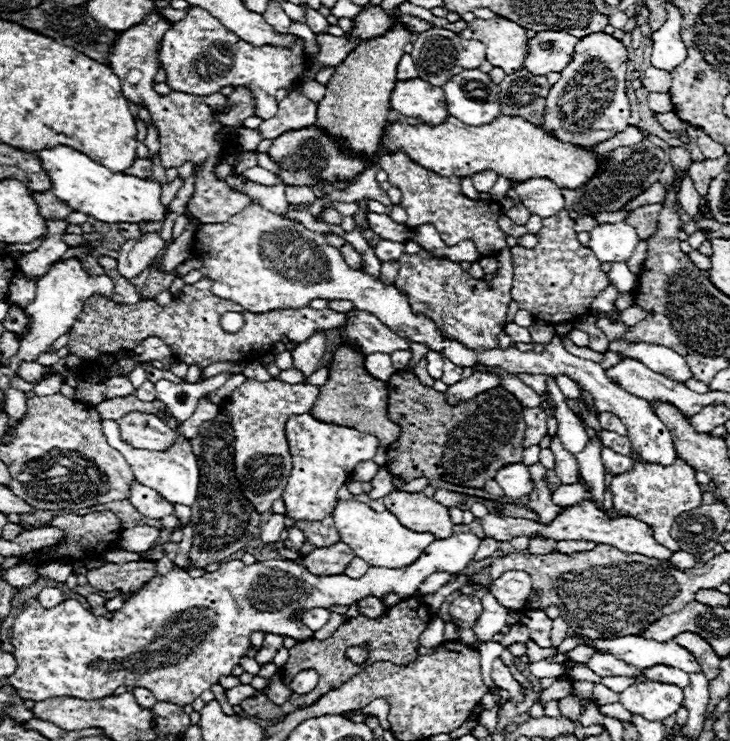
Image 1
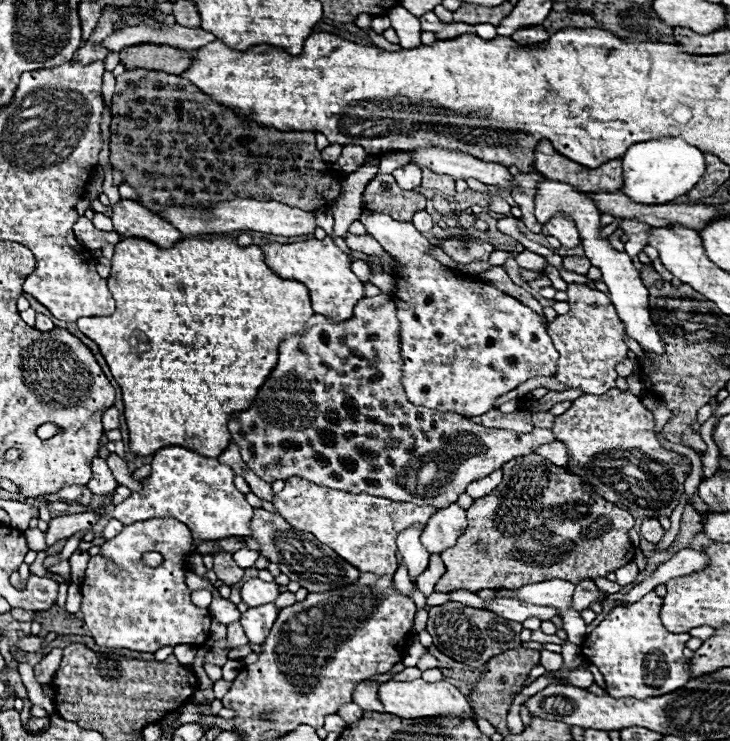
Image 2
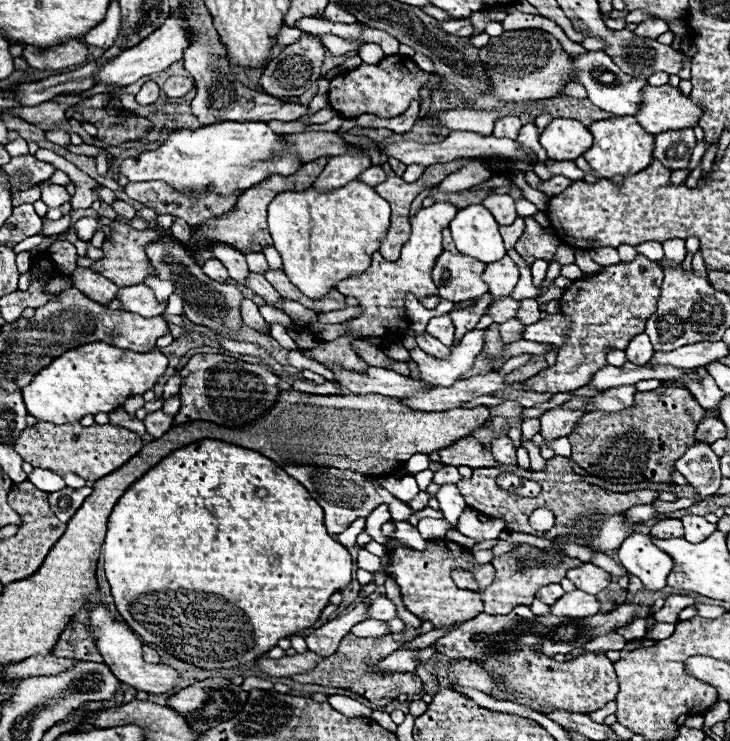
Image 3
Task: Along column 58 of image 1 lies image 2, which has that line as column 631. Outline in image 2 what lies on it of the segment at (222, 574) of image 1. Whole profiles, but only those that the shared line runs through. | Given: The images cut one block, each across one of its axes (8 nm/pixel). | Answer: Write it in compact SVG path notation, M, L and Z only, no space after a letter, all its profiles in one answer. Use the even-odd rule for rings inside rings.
M648 592L646 596L642 596L636 604L616 606L580 644L582 656L602 672L608 696L616 696L616 698L632 696L640 700L650 696L662 696L662 694L674 692L676 688L682 688L692 678L692 672L688 668L688 658L682 654L690 636L668 632L660 622L660 616L658 616L660 608L662 608L662 598L656 596L654 592Z

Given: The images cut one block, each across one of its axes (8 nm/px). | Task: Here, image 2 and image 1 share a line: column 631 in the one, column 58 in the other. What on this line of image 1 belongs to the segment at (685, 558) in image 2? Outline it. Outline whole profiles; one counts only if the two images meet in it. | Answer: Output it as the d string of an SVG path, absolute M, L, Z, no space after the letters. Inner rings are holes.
M44 588L40 594L38 594L38 600L44 608L54 608L56 604L60 604L64 598L62 598L62 592L58 588Z

